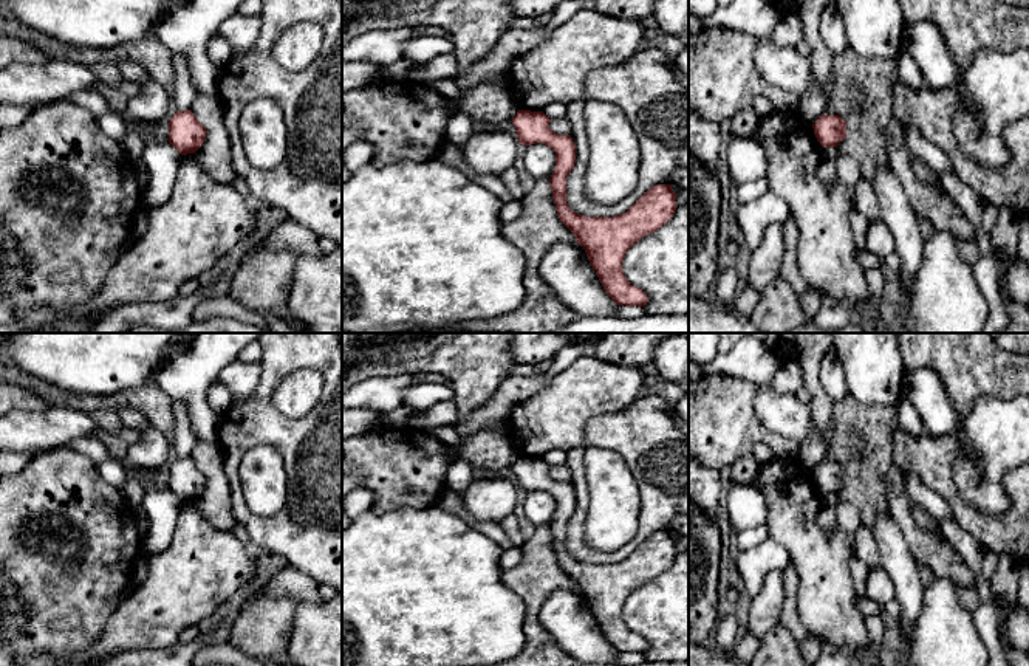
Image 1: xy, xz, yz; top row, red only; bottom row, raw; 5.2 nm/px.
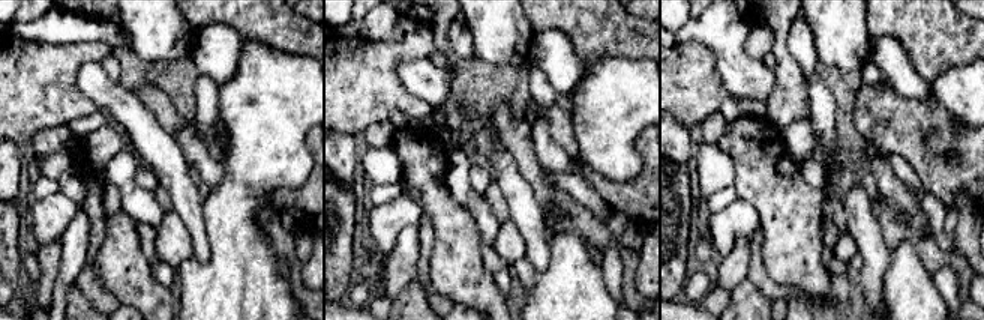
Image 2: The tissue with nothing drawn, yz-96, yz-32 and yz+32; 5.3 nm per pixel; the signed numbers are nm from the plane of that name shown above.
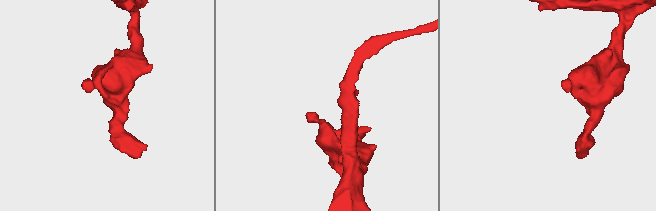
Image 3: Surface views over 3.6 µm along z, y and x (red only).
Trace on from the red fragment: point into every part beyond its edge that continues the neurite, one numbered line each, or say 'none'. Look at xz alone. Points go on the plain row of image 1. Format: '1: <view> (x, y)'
none

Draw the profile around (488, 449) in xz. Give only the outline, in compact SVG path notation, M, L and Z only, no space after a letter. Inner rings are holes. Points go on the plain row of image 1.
M486 427L461 441L458 458L467 462L473 469L481 468L494 474L501 468L512 466L518 458L518 452L511 440L495 427Z

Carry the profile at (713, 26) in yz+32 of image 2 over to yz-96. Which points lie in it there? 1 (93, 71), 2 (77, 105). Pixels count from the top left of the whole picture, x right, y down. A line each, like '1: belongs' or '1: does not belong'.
1: belongs
2: does not belong

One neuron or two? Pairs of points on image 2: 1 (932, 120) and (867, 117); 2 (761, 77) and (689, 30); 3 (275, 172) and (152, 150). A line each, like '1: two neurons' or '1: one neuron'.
1: one neuron
2: one neuron
3: two neurons

